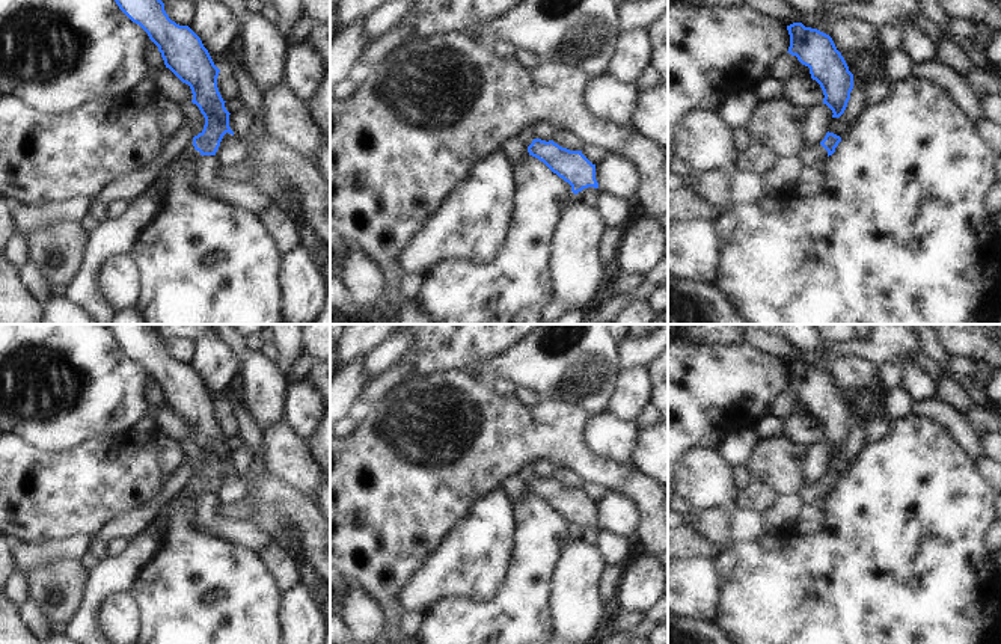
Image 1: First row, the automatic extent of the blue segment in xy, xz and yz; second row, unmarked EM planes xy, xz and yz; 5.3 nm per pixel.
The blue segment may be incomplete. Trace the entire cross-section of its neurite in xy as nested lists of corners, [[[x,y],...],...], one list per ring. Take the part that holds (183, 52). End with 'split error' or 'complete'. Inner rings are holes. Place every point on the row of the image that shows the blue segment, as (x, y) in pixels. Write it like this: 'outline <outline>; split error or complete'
outline [[[115,0],[119,9],[136,24],[139,24],[149,36],[149,39],[158,47],[166,68],[169,68],[182,83],[188,84],[193,94],[191,103],[196,104],[205,118],[204,130],[194,136],[185,146],[185,149],[169,166],[160,170],[157,178],[142,193],[128,210],[115,222],[106,220],[89,232],[86,243],[86,252],[83,256],[83,265],[75,273],[74,279],[65,287],[63,294],[75,305],[78,305],[95,324],[109,324],[115,315],[115,309],[107,302],[98,287],[98,268],[104,261],[115,255],[130,255],[140,231],[149,223],[155,214],[164,193],[166,181],[172,175],[172,169],[176,163],[196,160],[199,155],[216,155],[220,142],[226,133],[234,136],[229,127],[229,112],[225,107],[217,87],[217,77],[220,69],[214,65],[208,50],[204,47],[201,38],[188,27],[179,26],[169,18],[161,0]]]; split error

